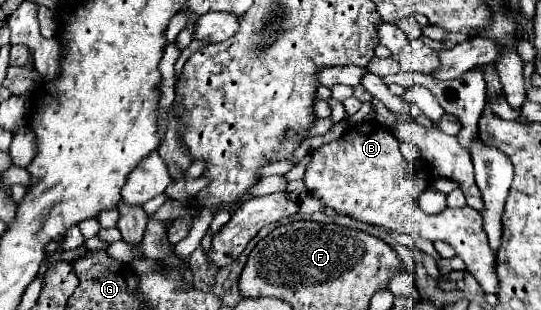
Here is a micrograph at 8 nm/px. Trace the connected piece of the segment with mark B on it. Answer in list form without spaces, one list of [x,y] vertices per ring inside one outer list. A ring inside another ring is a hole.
[[[370,121],[360,123],[340,139],[312,151],[312,161],[304,175],[308,191],[318,195],[340,215],[406,233],[410,237],[422,237],[428,241],[440,239],[450,243],[480,287],[488,293],[496,293],[496,257],[482,229],[482,215],[468,205],[462,209],[448,207],[440,215],[424,213],[418,199],[422,191],[428,189],[428,179],[432,179],[430,165],[424,163],[424,169],[412,169],[412,165],[400,153],[398,139],[392,135],[392,131],[386,131],[382,125]]]

